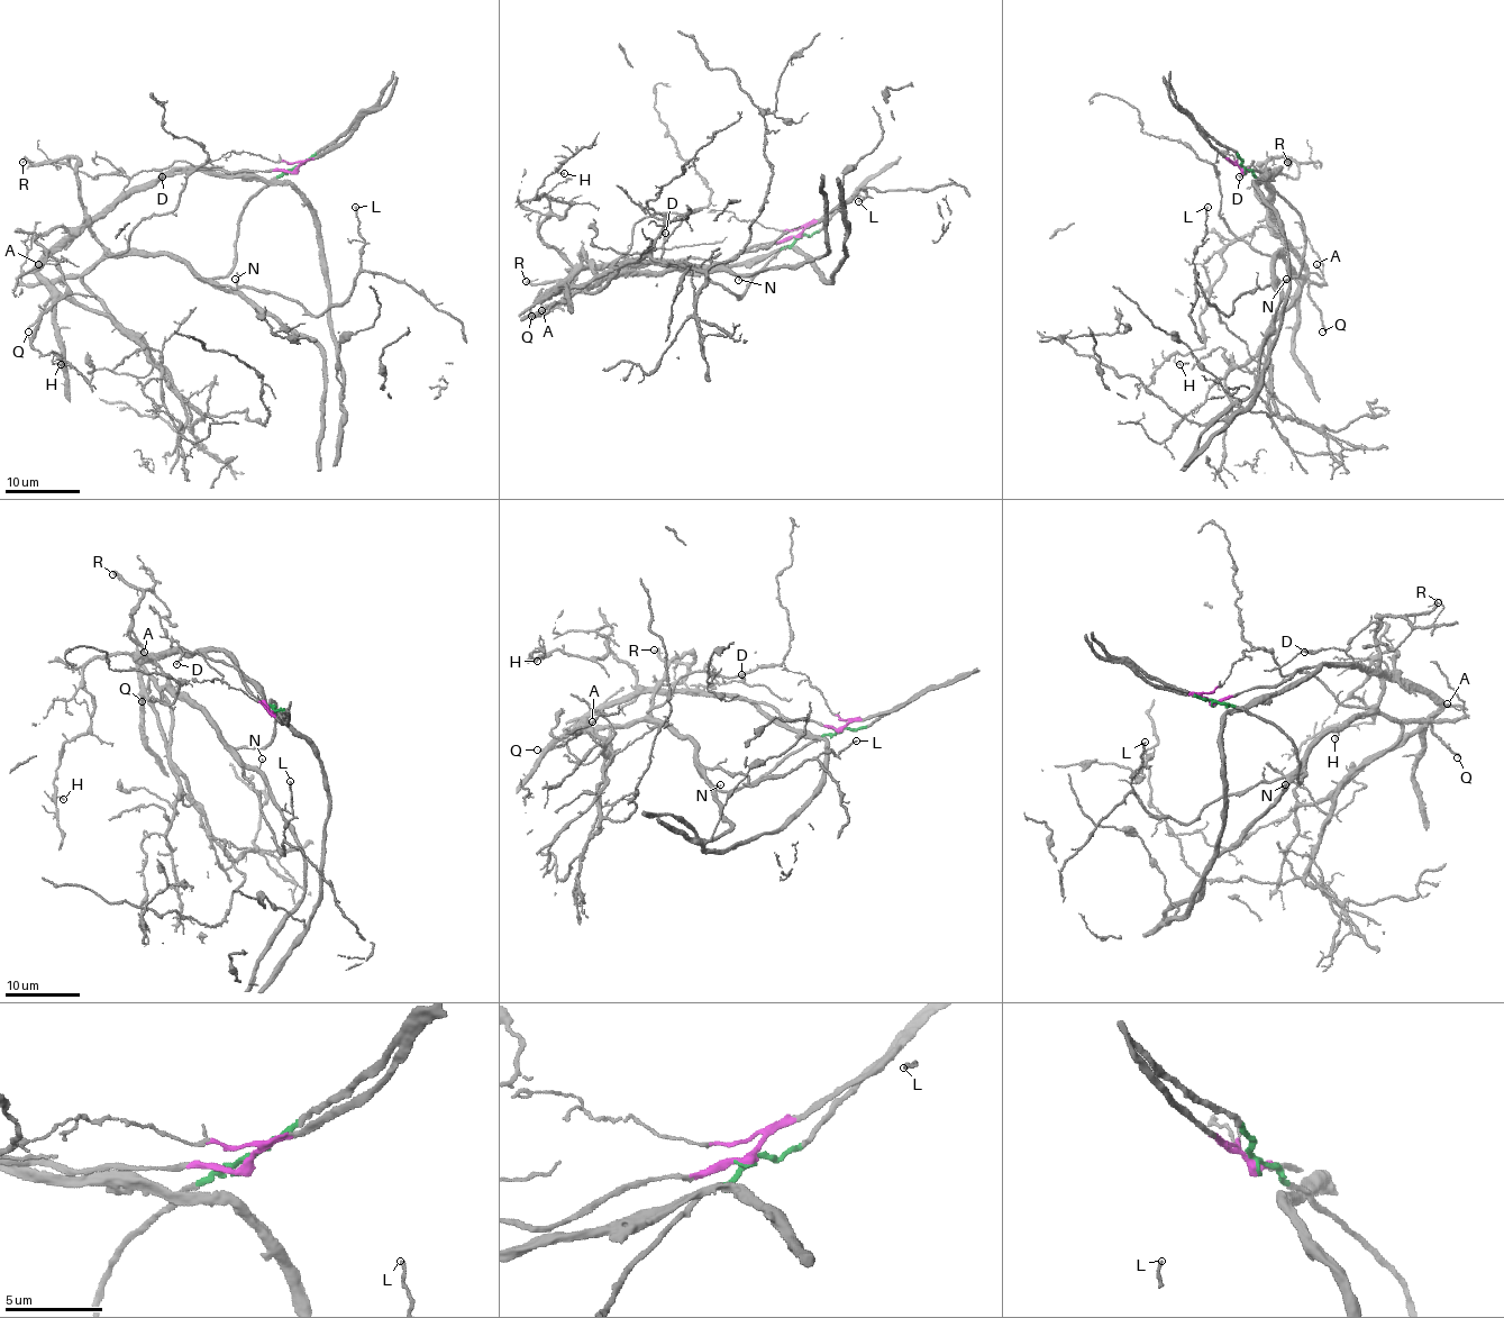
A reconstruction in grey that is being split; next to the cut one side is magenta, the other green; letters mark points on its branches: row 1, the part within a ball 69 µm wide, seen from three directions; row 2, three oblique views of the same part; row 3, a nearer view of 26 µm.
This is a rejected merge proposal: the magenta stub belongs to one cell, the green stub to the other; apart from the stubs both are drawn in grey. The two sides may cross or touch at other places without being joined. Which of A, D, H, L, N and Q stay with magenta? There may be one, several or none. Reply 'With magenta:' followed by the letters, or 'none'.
With magenta: D, H

